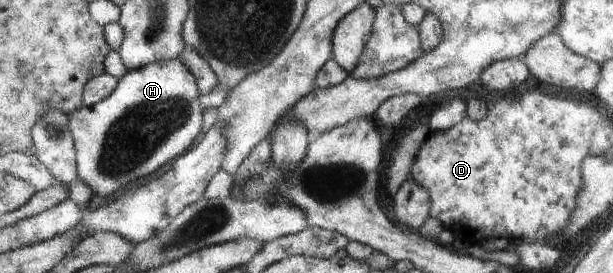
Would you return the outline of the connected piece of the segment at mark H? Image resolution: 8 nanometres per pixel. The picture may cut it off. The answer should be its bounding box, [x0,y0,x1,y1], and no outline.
[67,58,203,198]

